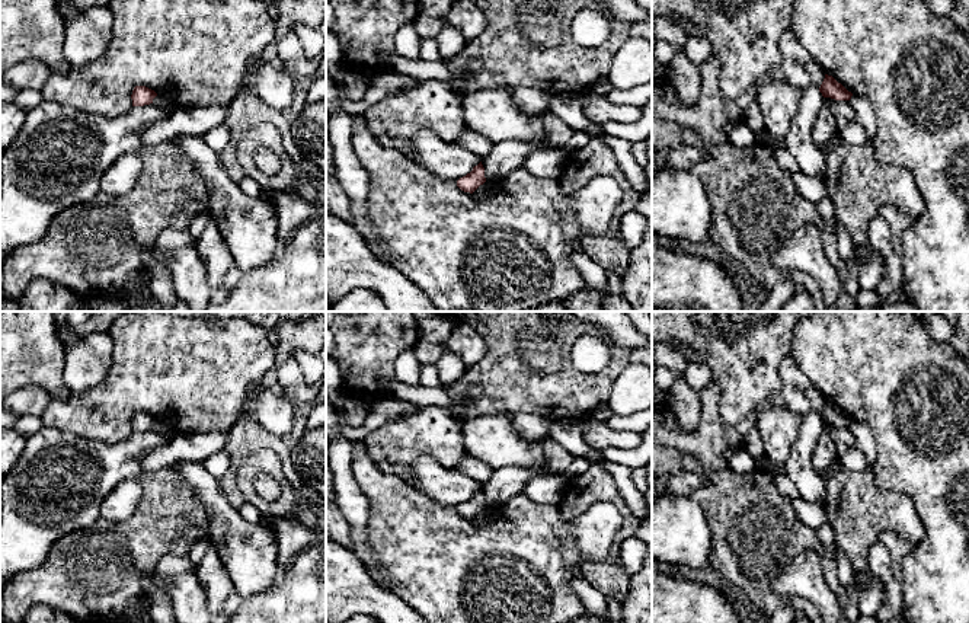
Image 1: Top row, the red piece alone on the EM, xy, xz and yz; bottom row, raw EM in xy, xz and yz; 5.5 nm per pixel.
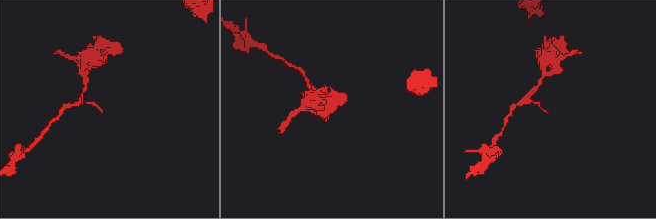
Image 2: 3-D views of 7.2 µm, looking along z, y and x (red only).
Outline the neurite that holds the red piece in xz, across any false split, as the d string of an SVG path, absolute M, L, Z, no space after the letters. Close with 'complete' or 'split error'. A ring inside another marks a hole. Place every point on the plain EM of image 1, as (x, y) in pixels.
M480 488L477 492L473 493L470 499L457 507L457 512L464 518L473 520L484 508L484 493Z; complete

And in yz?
M825 400L825 405L819 413L824 424L831 424L835 426L850 426L853 419L848 418L841 409L838 409L832 402Z; complete

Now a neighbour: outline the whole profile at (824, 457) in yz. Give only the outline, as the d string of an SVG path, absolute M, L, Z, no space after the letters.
M822 425L822 432L812 450L810 463L816 475L824 477L835 470L840 463L841 456L834 448L832 437L825 425Z

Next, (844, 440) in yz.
M822 424L828 428L834 448L838 451L840 456L845 454L851 448L856 448L856 437L848 426L835 426L831 424Z

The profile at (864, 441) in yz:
M853 421L848 426L856 437L856 448L858 448L867 459L872 467L877 457L877 445L872 429L860 421Z

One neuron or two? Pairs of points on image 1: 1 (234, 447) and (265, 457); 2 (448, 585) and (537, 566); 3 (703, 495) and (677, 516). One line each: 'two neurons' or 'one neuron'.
1: two neurons
2: one neuron
3: two neurons

